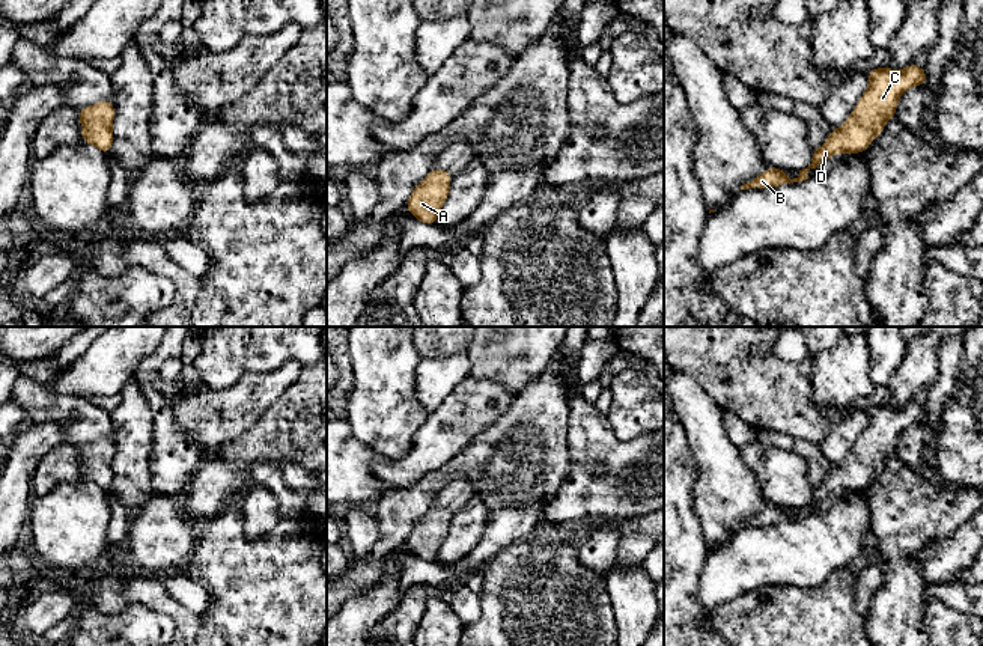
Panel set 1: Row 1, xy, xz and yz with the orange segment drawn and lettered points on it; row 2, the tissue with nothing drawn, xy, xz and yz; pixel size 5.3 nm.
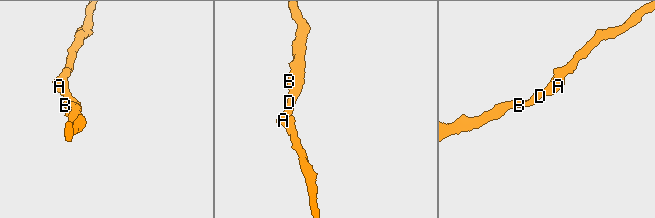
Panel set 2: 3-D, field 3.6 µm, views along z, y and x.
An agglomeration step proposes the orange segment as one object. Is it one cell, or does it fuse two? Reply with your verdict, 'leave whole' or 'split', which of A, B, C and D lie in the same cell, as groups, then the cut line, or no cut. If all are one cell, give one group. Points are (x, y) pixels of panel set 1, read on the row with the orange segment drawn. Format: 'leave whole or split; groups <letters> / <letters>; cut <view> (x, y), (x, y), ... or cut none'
leave whole; groups A B C D; cut none

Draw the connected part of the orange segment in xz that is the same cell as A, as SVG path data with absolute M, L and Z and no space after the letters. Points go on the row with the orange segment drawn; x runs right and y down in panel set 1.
M431 169L426 179L411 193L406 209L414 218L434 224L449 196L452 175L447 170Z

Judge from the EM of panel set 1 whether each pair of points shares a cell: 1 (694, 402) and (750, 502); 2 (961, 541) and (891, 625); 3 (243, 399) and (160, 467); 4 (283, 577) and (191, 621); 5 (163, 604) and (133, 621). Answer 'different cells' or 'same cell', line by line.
1: same cell
2: different cells
3: different cells
4: different cells
5: different cells

